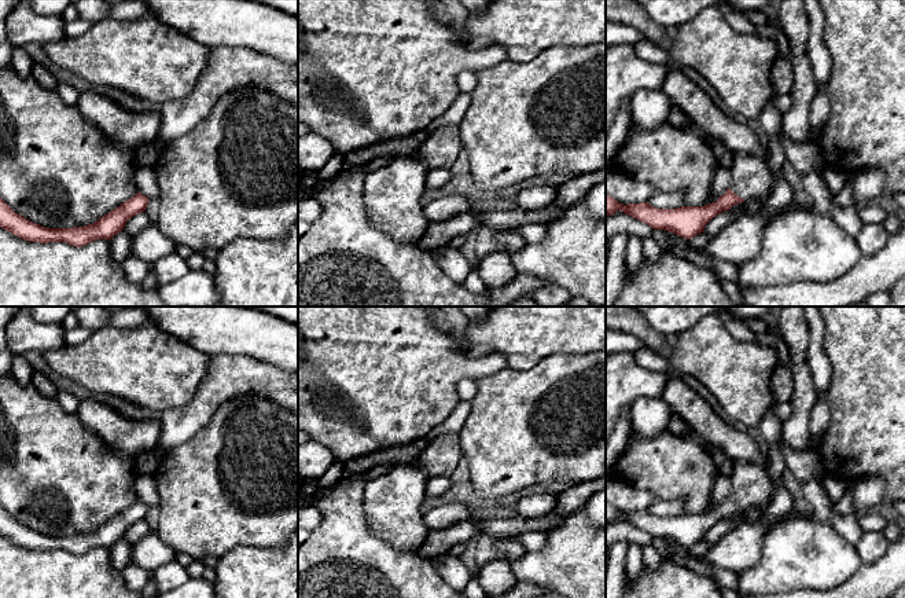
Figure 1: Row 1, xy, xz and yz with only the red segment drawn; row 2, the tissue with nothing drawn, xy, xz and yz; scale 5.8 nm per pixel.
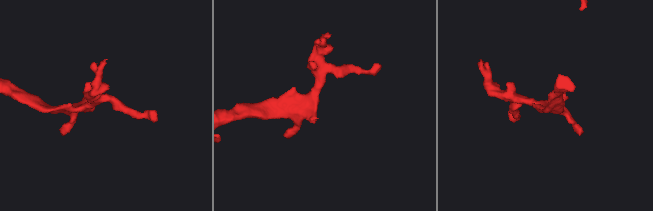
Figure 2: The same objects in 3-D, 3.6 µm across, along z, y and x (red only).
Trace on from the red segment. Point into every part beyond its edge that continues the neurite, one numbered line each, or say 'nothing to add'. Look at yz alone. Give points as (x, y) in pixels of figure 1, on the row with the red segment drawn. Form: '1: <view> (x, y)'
1: yz (751, 178)

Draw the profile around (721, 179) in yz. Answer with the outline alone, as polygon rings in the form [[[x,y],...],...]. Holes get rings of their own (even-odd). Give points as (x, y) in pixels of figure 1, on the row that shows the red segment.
[[[718,165],[714,170],[713,181],[710,186],[709,203],[715,202],[721,195],[724,195],[726,190],[731,188],[731,181],[732,181],[731,169]]]

